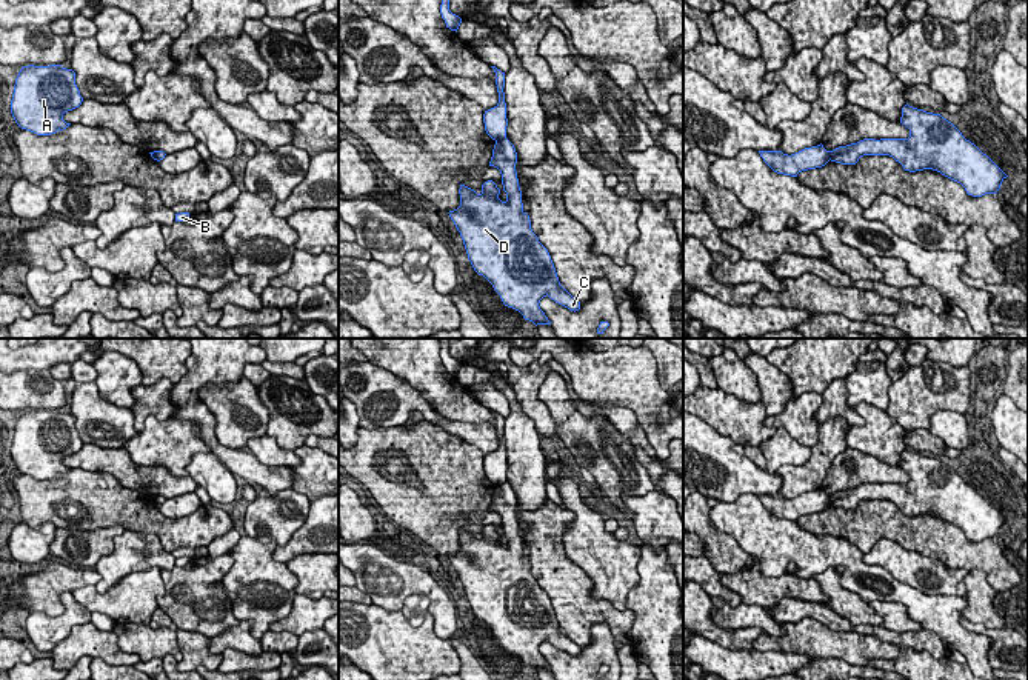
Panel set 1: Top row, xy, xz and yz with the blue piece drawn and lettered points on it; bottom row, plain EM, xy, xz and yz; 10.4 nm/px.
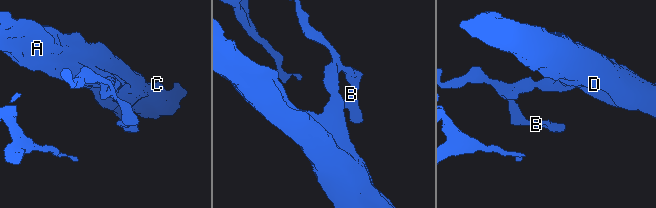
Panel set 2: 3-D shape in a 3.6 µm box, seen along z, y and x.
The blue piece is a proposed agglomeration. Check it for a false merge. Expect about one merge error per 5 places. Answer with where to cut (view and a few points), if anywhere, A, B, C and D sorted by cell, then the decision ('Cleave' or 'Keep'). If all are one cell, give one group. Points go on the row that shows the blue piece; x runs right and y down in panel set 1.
Split along xz (505, 137), (496, 142). Groups: A C D / B. Cleave

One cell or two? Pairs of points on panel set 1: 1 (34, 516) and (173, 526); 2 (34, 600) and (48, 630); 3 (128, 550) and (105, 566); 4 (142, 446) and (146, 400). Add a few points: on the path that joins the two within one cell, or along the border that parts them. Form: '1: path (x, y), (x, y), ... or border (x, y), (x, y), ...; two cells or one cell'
1: path (68, 500), (99, 500), (139, 511); one cell
2: border (70, 591), (60, 596), (60, 614), (30, 614); two cells
3: path (122, 556), (111, 566); one cell
4: border (170, 417), (157, 420), (150, 416), (139, 433); two cells

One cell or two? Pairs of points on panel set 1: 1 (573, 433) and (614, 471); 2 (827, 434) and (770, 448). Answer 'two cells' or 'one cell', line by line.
1: one cell
2: two cells

